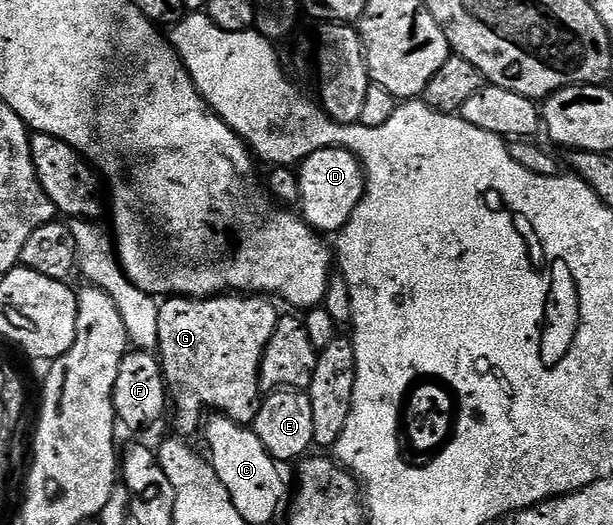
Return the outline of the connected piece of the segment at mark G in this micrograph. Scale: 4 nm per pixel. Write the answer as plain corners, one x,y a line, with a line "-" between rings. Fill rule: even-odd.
227,293
225,295
212,295
208,299
187,299
185,297
166,297
161,300
159,309
159,343
157,354
160,356
162,365
162,376
166,379
166,389
169,402
172,404
172,415
174,411
174,427
179,436
190,437
194,430
201,428
204,416
207,412
227,415
232,421
243,425
253,424
258,405
260,402
260,388
258,385
258,374
260,373
260,361
264,357
264,349
268,341
272,341
272,333
278,327
280,311
273,307
269,298
249,293

